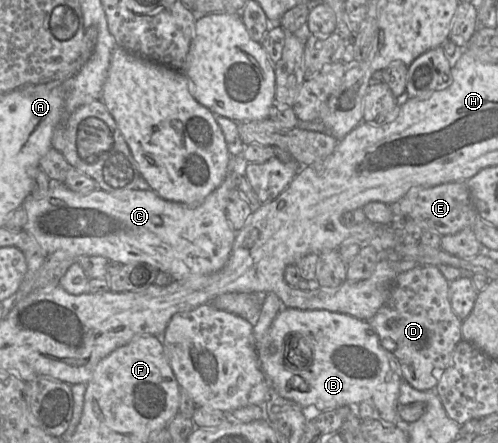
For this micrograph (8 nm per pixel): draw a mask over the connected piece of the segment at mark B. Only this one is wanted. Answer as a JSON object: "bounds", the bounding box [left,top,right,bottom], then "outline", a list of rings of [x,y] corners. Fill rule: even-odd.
{"bounds":[257,308,403,424],"outline":[[[283,308],[257,345],[257,353],[271,387],[303,409],[323,412],[368,402],[373,404],[382,420],[395,424],[402,421],[398,415],[403,380],[400,366],[394,355],[384,349],[378,334],[367,321],[328,310]],[[292,333],[305,337],[312,350],[312,363],[307,368],[296,368],[284,355],[286,340]]]}

